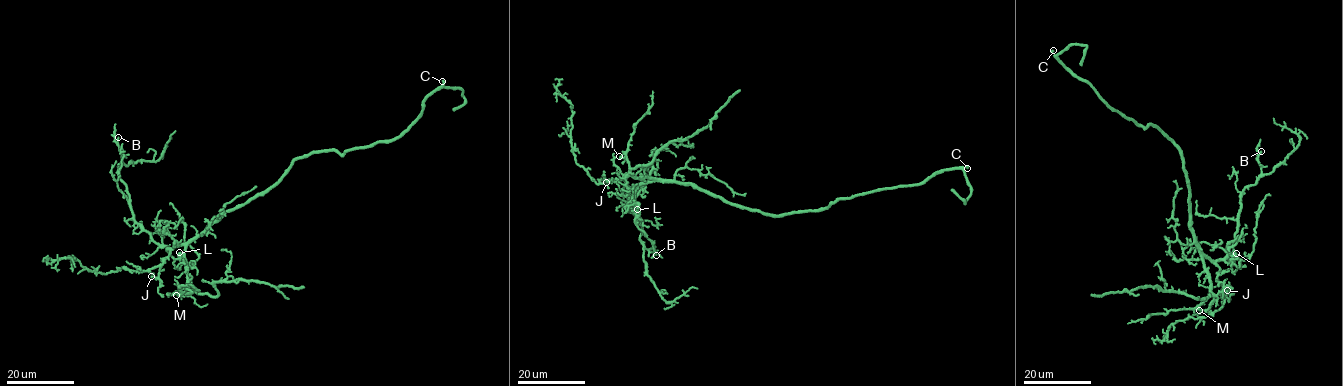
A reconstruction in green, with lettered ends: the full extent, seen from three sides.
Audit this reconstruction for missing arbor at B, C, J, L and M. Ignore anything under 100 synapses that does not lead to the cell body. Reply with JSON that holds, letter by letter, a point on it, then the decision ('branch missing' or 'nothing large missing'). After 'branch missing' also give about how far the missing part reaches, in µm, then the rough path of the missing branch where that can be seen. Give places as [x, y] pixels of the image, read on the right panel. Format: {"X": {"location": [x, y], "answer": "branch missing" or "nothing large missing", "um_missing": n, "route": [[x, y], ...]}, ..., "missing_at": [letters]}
{"B": {"location": [1261, 151], "answer": "nothing large missing"}, "C": {"location": [1053, 50], "answer": "branch missing", "um_missing": 200}, "J": {"location": [1227, 290], "answer": "nothing large missing"}, "L": {"location": [1236, 253], "answer": "nothing large missing"}, "M": {"location": [1199, 310], "answer": "nothing large missing"}, "missing_at": ["C"]}

